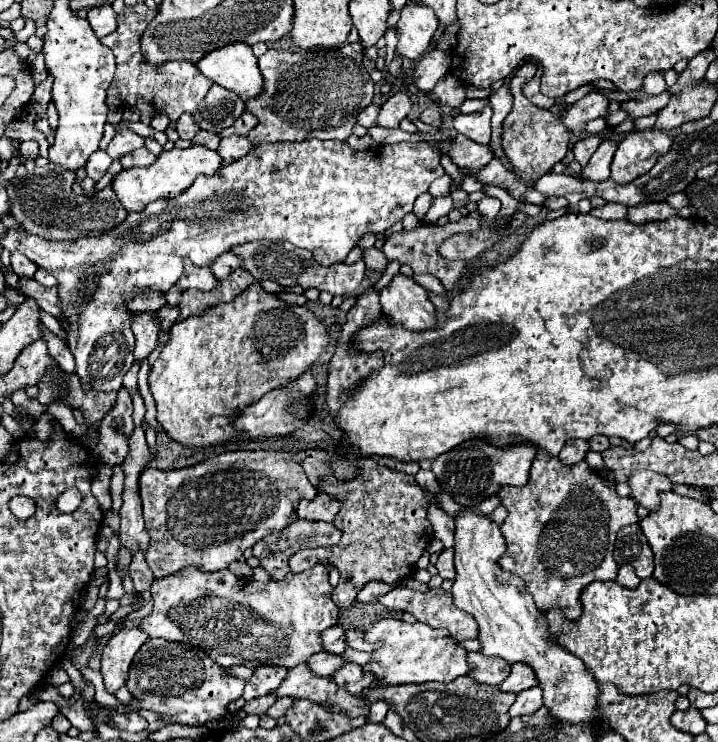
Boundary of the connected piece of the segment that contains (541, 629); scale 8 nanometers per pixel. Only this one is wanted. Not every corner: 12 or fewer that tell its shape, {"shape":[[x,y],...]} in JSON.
{"shape":[[490,517],[456,519],[454,603],[480,653],[534,669],[550,715],[596,719],[598,683],[502,571]]}

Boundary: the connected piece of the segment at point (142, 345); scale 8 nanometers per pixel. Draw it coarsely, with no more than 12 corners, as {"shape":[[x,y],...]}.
{"shape":[[150,311],[132,323],[136,363],[154,351],[158,325]]}

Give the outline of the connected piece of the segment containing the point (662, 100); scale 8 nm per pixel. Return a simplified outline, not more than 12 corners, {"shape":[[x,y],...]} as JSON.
{"shape":[[640,93],[620,105],[628,115],[644,117],[668,105],[670,93]]}

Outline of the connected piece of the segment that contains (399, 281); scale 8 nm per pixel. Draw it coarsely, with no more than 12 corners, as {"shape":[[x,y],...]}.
{"shape":[[402,273],[380,291],[394,327],[424,331],[436,309],[424,287]]}

